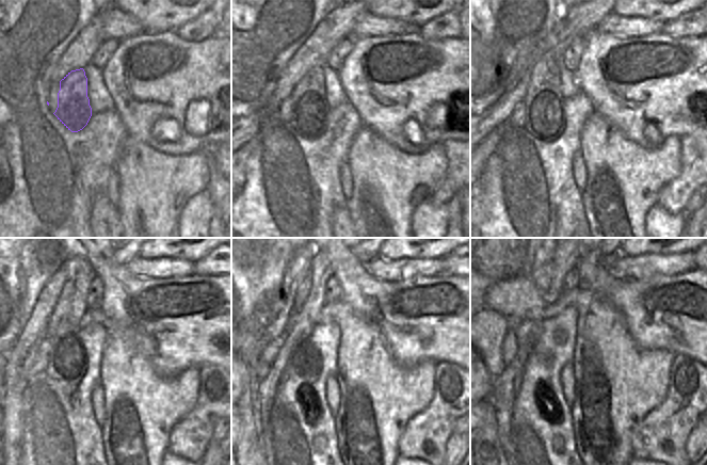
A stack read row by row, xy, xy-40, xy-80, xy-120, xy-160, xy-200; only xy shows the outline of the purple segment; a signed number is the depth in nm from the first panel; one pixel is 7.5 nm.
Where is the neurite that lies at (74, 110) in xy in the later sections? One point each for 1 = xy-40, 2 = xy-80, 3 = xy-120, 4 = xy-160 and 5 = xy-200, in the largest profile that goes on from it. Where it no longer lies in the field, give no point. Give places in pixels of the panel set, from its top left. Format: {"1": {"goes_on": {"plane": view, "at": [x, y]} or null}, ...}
{"1": {"goes_on": {"plane": "xy-40", "at": [306, 111]}}, "2": {"goes_on": {"plane": "xy-80", "at": [544, 118]}}, "3": {"goes_on": {"plane": "xy-120", "at": [67, 362]}}, "4": {"goes_on": {"plane": "xy-160", "at": [305, 361]}}, "5": {"goes_on": {"plane": "xy-200", "at": [542, 276]}}}

